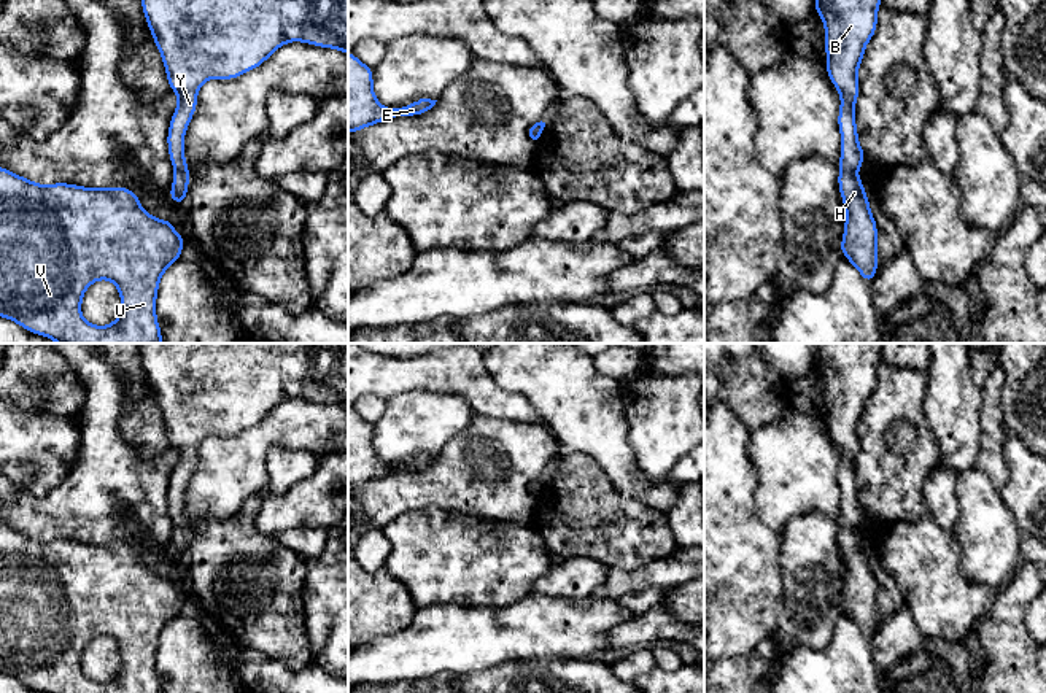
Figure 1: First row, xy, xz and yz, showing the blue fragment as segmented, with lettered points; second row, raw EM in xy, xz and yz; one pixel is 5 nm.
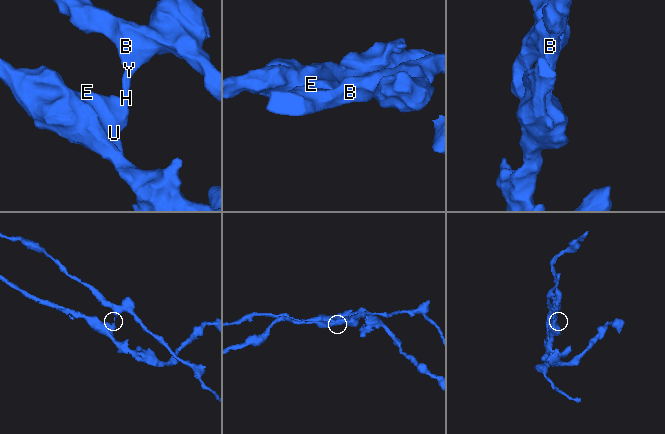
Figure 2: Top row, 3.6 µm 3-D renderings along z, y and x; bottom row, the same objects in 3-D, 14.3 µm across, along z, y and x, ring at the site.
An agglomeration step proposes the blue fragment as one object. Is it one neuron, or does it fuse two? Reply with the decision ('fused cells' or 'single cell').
fused cells

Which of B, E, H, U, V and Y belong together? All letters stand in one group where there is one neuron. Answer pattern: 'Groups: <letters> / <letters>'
Groups: B Y / E H U V

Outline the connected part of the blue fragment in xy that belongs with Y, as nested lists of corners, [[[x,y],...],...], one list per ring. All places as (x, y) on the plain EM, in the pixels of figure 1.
[[[140,343],[140,356],[169,442],[178,451],[167,490],[176,528],[189,528],[184,490],[197,466],[197,448],[210,434],[238,434],[291,397],[348,410],[348,343]]]

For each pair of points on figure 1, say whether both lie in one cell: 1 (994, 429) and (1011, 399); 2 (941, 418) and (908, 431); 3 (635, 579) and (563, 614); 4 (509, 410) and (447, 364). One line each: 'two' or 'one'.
1: two
2: two
3: two
4: one

